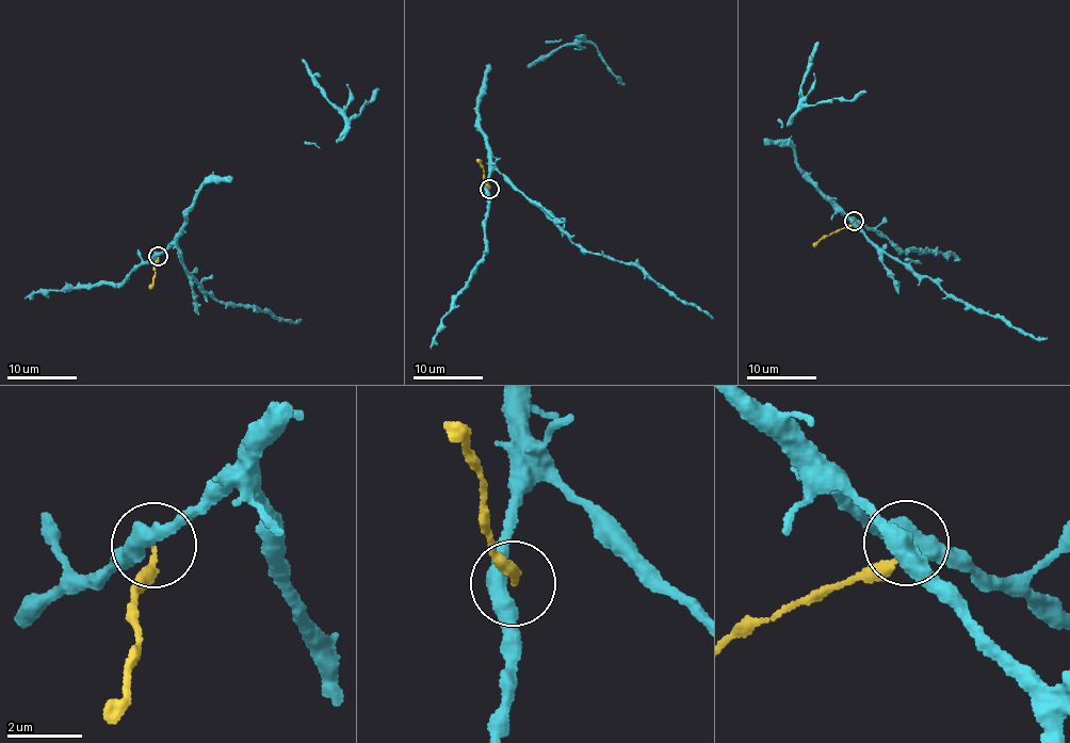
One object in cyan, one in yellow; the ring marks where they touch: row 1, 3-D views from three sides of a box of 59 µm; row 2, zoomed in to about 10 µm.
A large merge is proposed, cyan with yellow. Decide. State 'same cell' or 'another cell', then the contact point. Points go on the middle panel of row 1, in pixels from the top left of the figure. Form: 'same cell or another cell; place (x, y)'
same cell; place (489, 189)

